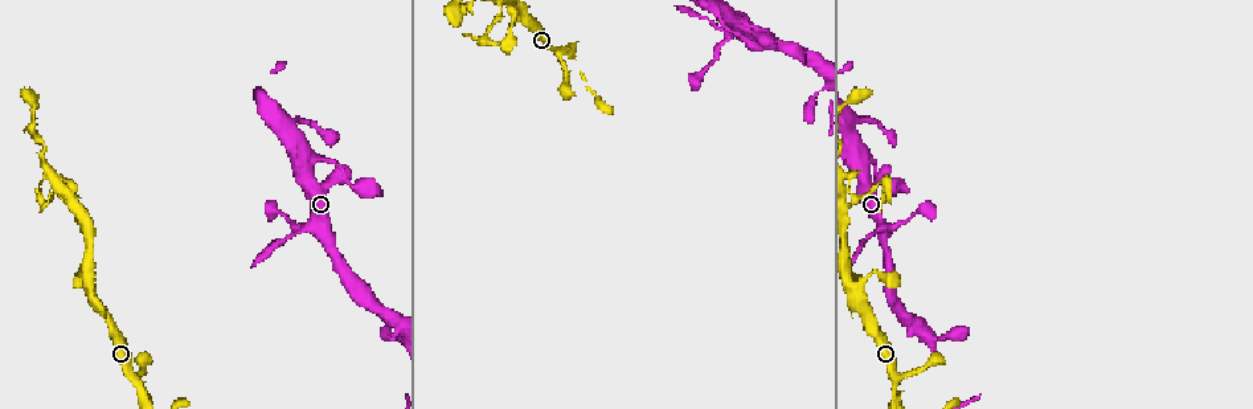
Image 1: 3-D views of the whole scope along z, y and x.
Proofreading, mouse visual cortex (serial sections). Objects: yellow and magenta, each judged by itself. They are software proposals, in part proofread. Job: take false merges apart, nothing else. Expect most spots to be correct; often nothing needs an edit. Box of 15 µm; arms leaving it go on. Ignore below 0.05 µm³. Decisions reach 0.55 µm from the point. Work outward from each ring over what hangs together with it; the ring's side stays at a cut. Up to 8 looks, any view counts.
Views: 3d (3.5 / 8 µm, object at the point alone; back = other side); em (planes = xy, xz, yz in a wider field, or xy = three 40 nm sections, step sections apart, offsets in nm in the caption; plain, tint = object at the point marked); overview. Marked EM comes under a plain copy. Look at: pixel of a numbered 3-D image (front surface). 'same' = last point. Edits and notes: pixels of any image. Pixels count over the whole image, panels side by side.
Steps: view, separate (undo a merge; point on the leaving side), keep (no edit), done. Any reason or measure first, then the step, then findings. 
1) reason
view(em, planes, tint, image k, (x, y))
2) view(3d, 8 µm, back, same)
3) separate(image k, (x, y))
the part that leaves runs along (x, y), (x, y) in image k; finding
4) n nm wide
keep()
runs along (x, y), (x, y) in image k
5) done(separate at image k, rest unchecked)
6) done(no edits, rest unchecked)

three-way junction
view(3d, 3.5 µm, image 1, (308, 230))

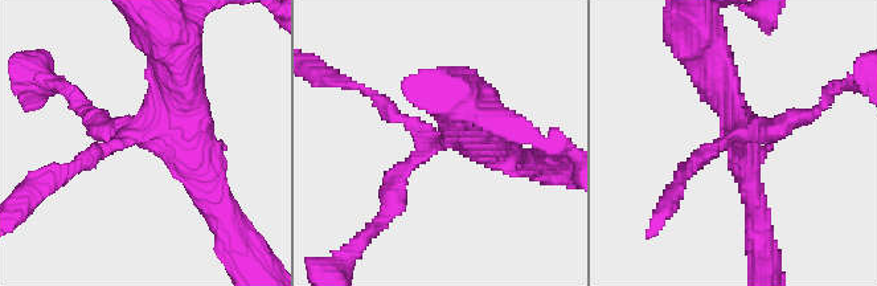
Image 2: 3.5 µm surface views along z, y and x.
3 arms; arms of 200, 250, 450 nm
view(em, xy, step 5, tint, image 2, (737, 138))

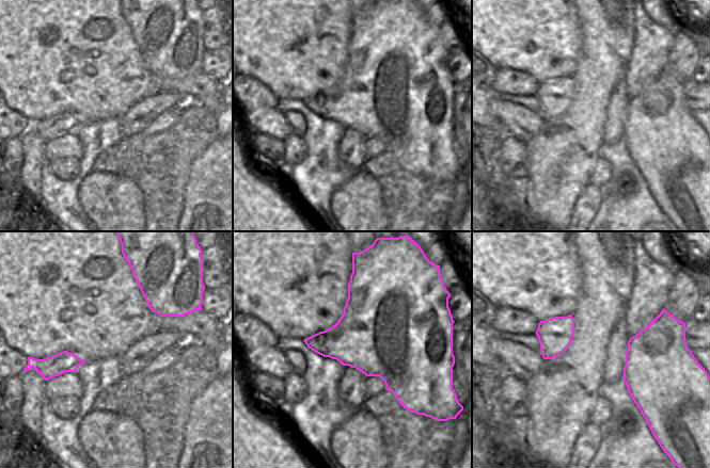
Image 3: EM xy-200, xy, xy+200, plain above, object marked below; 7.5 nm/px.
keep()
one cell here

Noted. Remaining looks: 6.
small branch off a trunk
view(3d, 8 µm, image 1, (854, 119))

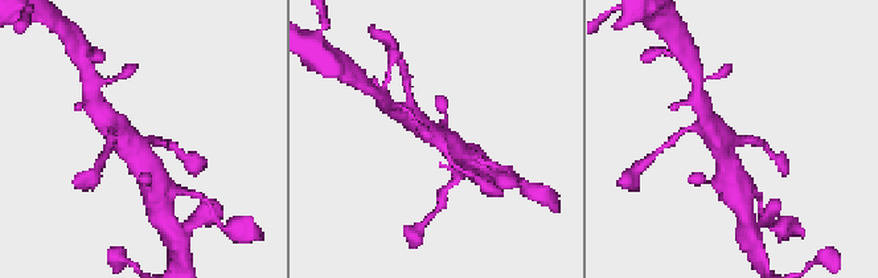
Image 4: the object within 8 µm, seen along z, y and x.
view(3d, 3.5 µm, image 4, (732, 141))

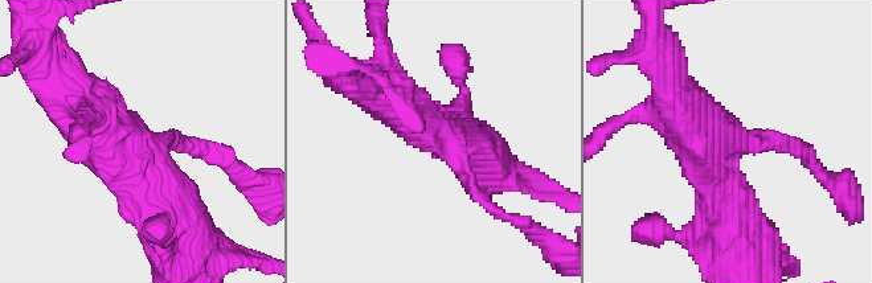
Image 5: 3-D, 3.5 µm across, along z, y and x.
3 arms; arms of 200, 500, 600 nm; need the tissue
view(em, xy, step 5, tint, image 5, (152, 147))

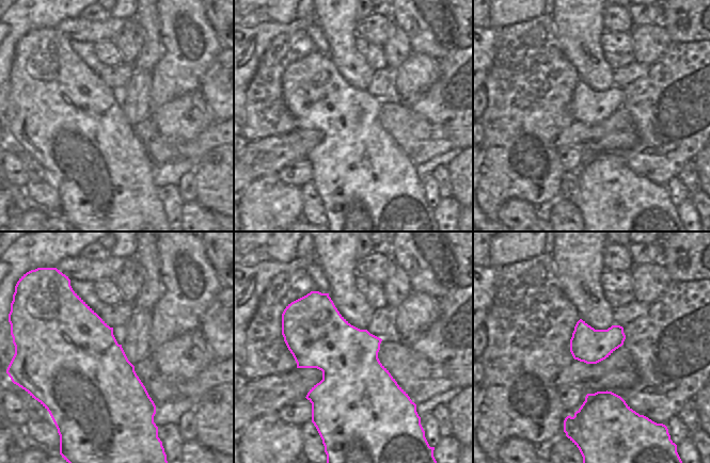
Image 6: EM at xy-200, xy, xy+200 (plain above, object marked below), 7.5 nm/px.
keep()
runs along (737, 224), (727, 150), (798, 150) in image 5; all the same cell

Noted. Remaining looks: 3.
abrupt turn
view(3d, 8 µm, image 1, (487, 41))

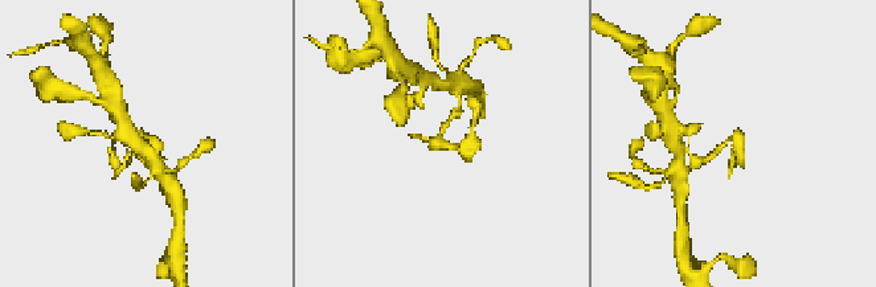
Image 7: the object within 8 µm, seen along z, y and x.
now the EM
view(em, xy, step 5, tint, image 7, (735, 137))

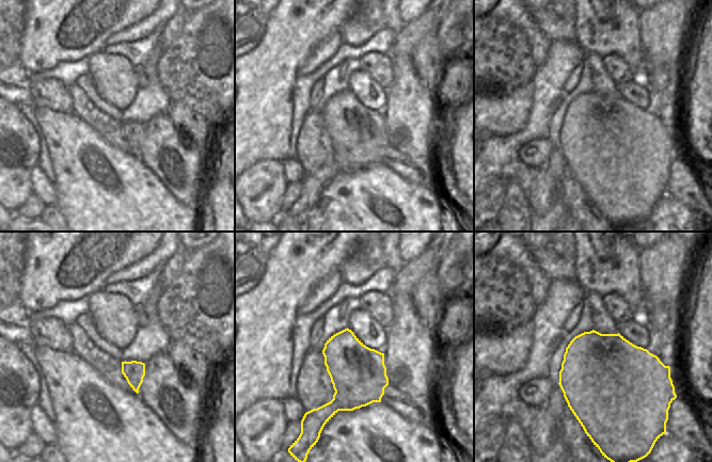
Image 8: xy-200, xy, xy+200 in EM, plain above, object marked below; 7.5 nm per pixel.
keep()
one cell here

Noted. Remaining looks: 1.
done(no edits, rest unchecked)

